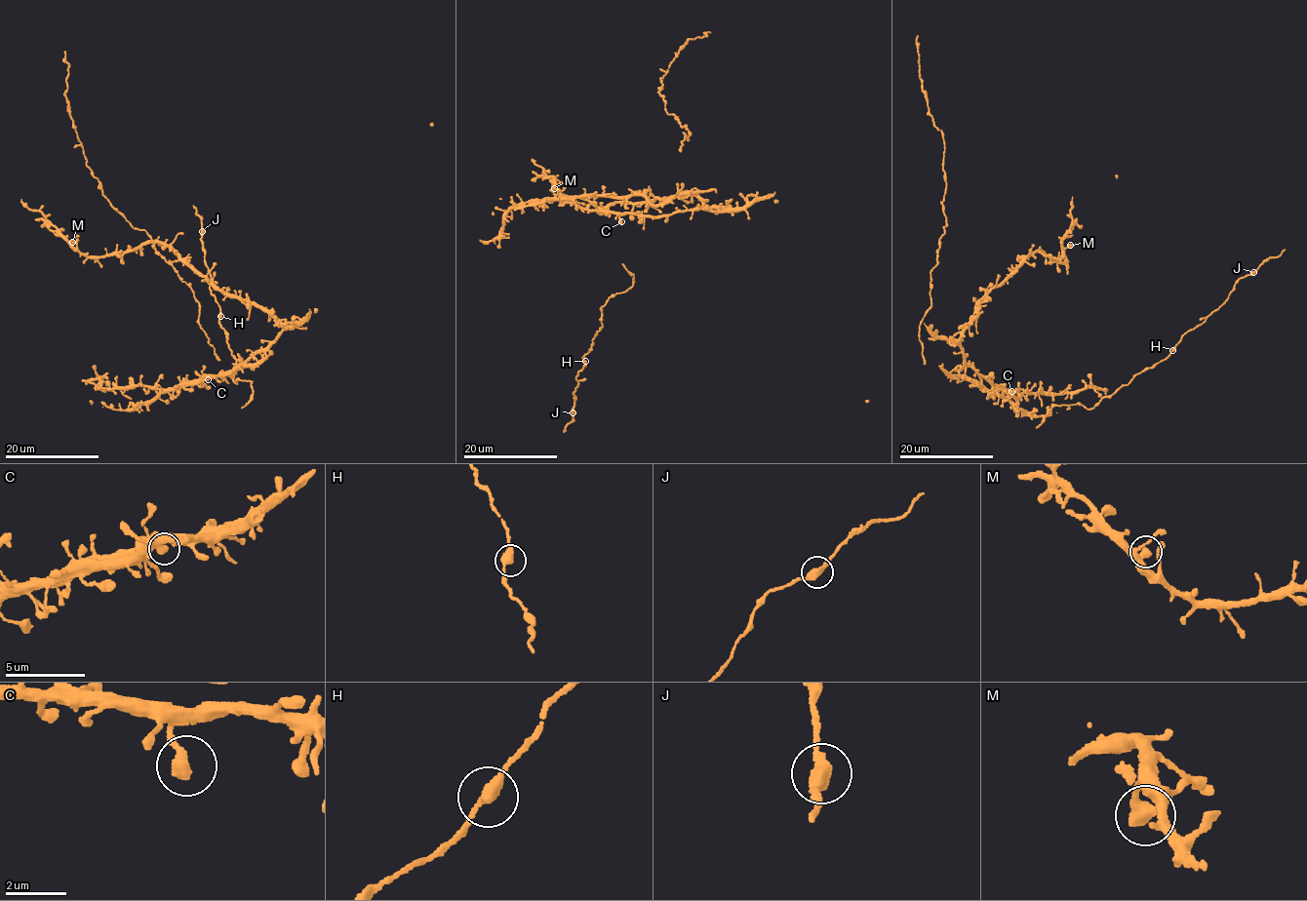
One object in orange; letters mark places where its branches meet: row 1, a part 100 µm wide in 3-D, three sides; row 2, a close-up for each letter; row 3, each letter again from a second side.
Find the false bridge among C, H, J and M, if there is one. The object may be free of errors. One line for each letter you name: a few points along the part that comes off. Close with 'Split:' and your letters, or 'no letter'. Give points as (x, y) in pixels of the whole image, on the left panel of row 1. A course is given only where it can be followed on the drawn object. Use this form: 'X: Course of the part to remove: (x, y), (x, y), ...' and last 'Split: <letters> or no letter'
J: Course of the part to remove: (202, 231), (200, 217), (193, 205)
Split: J

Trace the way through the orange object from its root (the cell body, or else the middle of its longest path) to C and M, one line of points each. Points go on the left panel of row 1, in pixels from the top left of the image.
C: (167, 392), (162, 392), (159, 399), (166, 401), (171, 397), (170, 390), (208, 379)
M: (167, 392), (159, 399), (232, 373), (282, 326), (215, 289), (159, 242), (105, 256), (86, 255), (72, 242)

